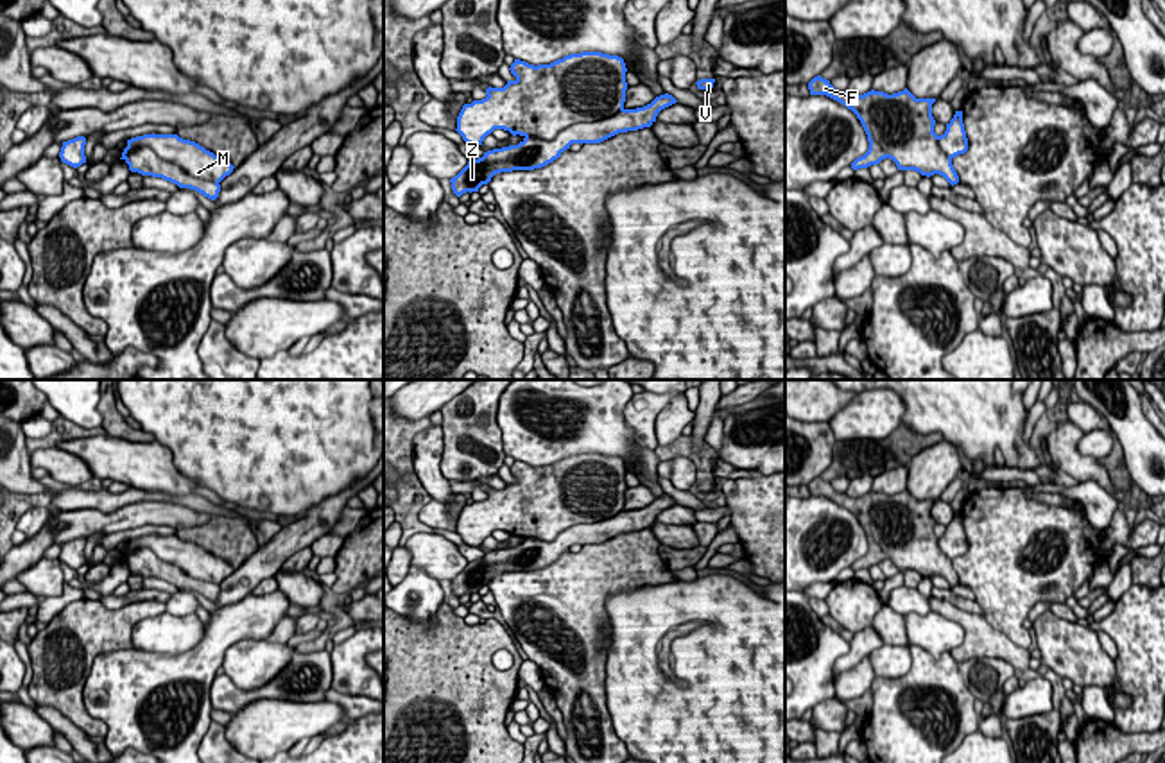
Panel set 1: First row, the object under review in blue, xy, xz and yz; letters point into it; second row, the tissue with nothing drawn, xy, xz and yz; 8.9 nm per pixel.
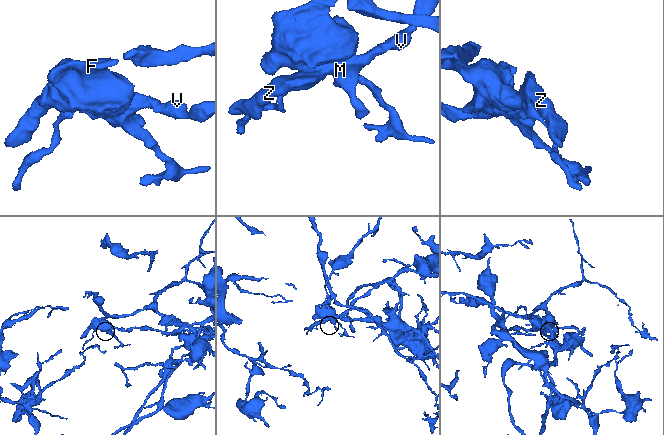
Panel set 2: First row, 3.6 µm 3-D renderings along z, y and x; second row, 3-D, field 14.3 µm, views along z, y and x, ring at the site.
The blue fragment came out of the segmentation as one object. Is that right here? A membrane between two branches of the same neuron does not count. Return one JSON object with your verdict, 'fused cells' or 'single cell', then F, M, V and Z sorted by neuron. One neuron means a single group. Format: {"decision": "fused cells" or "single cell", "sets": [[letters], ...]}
{"decision": "single cell", "sets": [["F", "M", "V", "Z"]]}

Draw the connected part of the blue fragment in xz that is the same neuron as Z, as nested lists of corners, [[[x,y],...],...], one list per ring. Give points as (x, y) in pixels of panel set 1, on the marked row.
[[[602,52],[570,54],[550,64],[529,64],[514,59],[511,64],[514,81],[507,81],[504,88],[488,88],[486,99],[464,104],[457,116],[457,133],[470,145],[482,145],[484,138],[495,129],[520,134],[518,145],[493,149],[482,158],[468,161],[468,165],[450,179],[457,197],[466,192],[479,192],[495,174],[513,170],[534,170],[557,159],[572,143],[600,143],[618,133],[651,127],[661,109],[677,100],[665,93],[651,104],[636,109],[626,109],[626,63],[618,56]]]

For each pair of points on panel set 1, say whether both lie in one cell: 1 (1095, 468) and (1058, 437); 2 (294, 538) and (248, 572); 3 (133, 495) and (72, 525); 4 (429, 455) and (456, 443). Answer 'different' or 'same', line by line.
1: same
2: same
3: different
4: different

